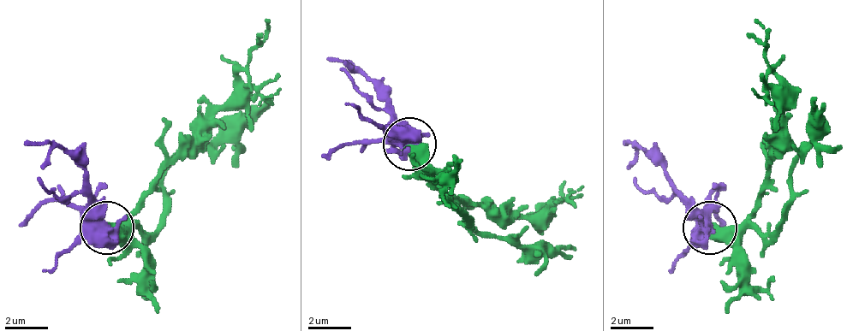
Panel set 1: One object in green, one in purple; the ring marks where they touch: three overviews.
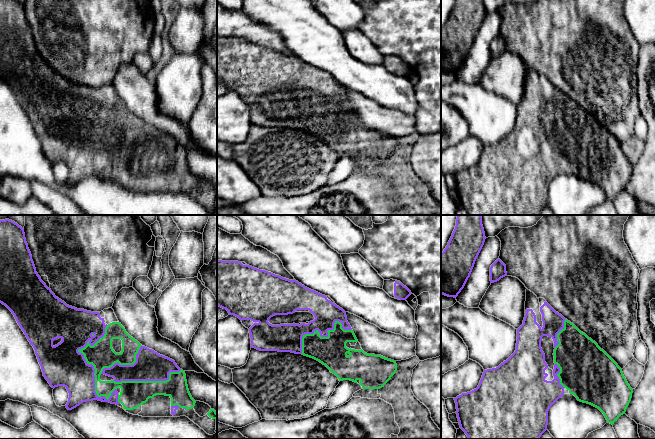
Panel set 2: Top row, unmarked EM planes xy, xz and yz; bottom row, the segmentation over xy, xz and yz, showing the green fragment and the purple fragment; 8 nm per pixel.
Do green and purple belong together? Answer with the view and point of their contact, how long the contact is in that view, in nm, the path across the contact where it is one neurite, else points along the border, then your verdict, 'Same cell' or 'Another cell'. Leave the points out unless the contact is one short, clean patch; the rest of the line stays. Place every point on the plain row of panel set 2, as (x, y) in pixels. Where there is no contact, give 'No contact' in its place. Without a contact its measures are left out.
Touches green at xy (86, 137). Shared border 600 nm. Same cell

